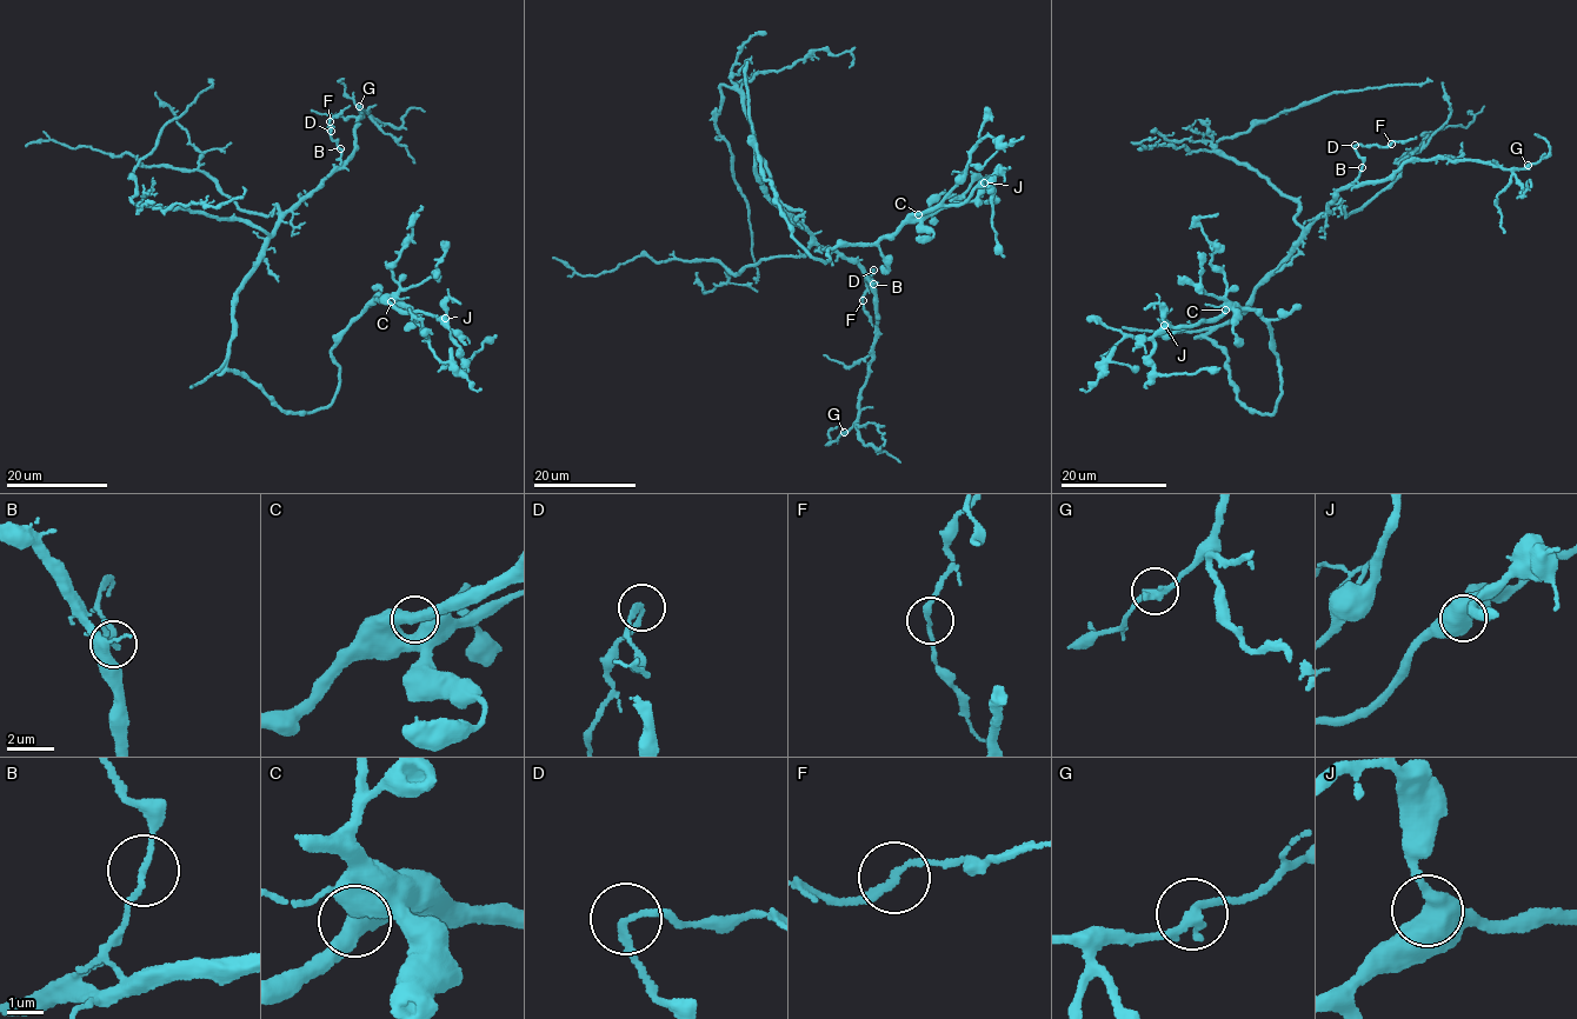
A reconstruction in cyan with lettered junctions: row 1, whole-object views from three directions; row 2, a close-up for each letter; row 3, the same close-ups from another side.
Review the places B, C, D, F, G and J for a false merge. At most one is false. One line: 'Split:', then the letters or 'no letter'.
Split: no letter

